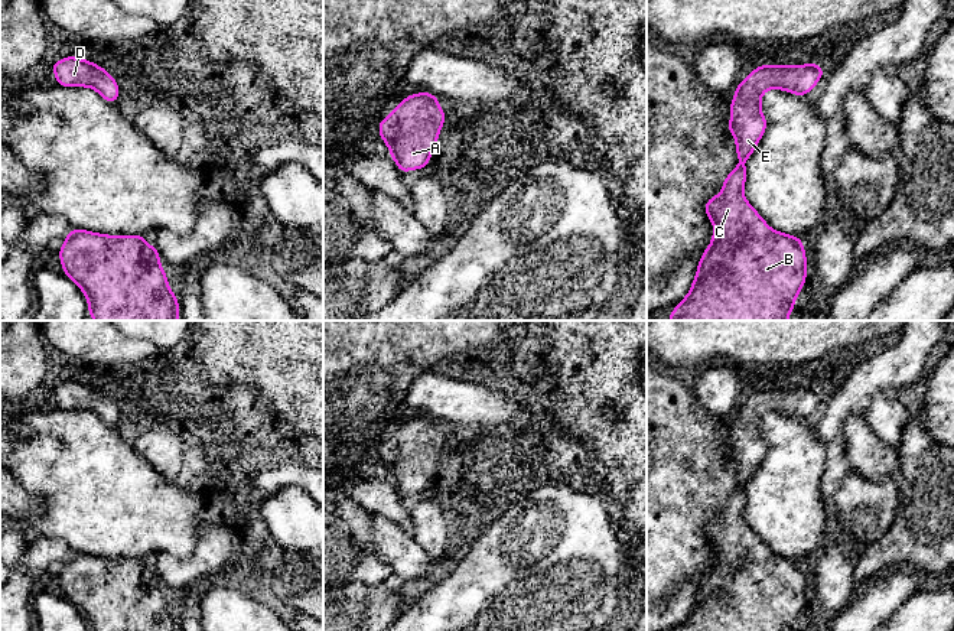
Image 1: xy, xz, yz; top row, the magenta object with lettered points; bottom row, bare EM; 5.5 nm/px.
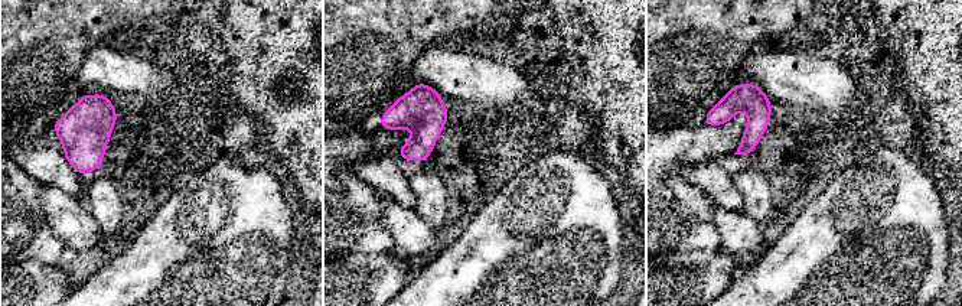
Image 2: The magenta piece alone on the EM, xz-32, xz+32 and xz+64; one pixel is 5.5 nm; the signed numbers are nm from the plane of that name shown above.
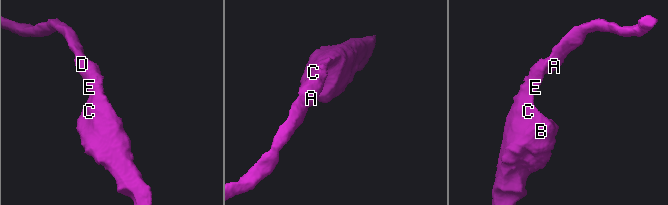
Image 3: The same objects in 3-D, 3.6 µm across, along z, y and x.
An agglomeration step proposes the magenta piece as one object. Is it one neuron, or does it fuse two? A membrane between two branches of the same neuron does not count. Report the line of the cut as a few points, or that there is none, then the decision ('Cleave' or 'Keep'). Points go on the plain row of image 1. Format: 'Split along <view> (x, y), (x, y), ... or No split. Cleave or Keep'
No split. Keep

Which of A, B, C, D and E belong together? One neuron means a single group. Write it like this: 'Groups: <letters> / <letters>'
Groups: A B C D E

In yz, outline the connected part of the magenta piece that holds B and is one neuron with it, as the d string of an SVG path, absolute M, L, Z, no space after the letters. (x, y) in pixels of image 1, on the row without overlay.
M761 388L735 412L729 456L736 461L740 487L725 502L722 517L706 526L714 547L712 567L703 576L688 618L677 631L794 631L807 601L804 567L798 560L774 554L743 520L745 485L766 453L761 420L769 413L787 413L804 420L823 400L824 391L810 388Z

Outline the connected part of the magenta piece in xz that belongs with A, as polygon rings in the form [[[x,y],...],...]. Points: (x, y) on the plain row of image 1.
[[[421,416],[408,419],[380,445],[380,459],[401,497],[427,489],[445,442],[439,422]]]

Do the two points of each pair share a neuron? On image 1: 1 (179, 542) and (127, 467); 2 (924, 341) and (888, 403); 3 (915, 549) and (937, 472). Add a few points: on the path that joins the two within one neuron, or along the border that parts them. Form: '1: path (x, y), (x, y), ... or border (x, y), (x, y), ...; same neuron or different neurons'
1: path (162, 523), (127, 485); same neuron
2: border (892, 390), (878, 394), (865, 412); different neurons
3: path (931, 530), (937, 520), (937, 491); same neuron

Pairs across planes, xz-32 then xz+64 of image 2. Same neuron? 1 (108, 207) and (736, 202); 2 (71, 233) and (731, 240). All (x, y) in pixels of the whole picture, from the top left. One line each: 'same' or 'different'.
1: different
2: same

